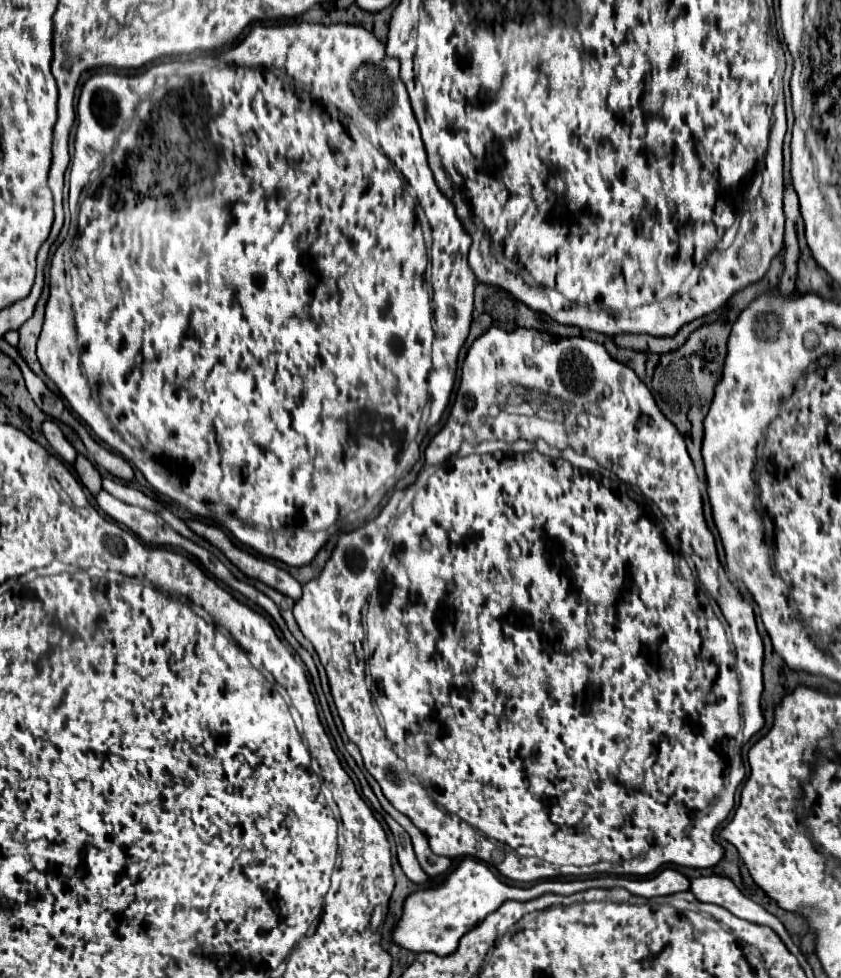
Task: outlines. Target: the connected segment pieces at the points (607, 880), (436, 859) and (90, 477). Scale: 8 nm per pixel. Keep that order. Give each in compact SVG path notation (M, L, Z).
M465 857L447 877L441 885L429 887L429 889L419 889L411 893L405 903L403 903L403 913L401 919L397 921L391 941L407 951L413 953L435 953L439 957L451 955L459 939L471 931L475 925L479 925L489 913L497 911L503 901L531 901L543 893L559 893L559 895L571 895L577 891L585 891L591 887L625 887L633 895L641 897L659 897L659 895L673 895L679 891L689 891L689 879L675 871L675 869L663 869L653 877L647 879L627 879L627 877L589 877L589 879L573 879L573 881L543 880L531 885L531 887L515 887L515 885L505 885L499 881L493 871L471 857Z
M375 793L377 796L381 806L407 833L409 833L409 837L411 837L411 841L413 841L413 849L415 849L415 855L417 855L417 859L419 859L419 863L421 863L421 869L429 875L429 877L437 877L437 875L441 875L441 873L445 873L447 869L449 869L449 865L451 865L451 859L447 859L447 857L439 857L439 855L435 855L431 849L429 849L429 843L427 843L427 837L409 821L409 817L405 817L403 813L397 813L395 808L383 793Z
M77 455L77 459L75 459L75 471L77 471L81 483L83 483L93 495L101 491L101 475L99 475L99 471L87 461L87 457Z

